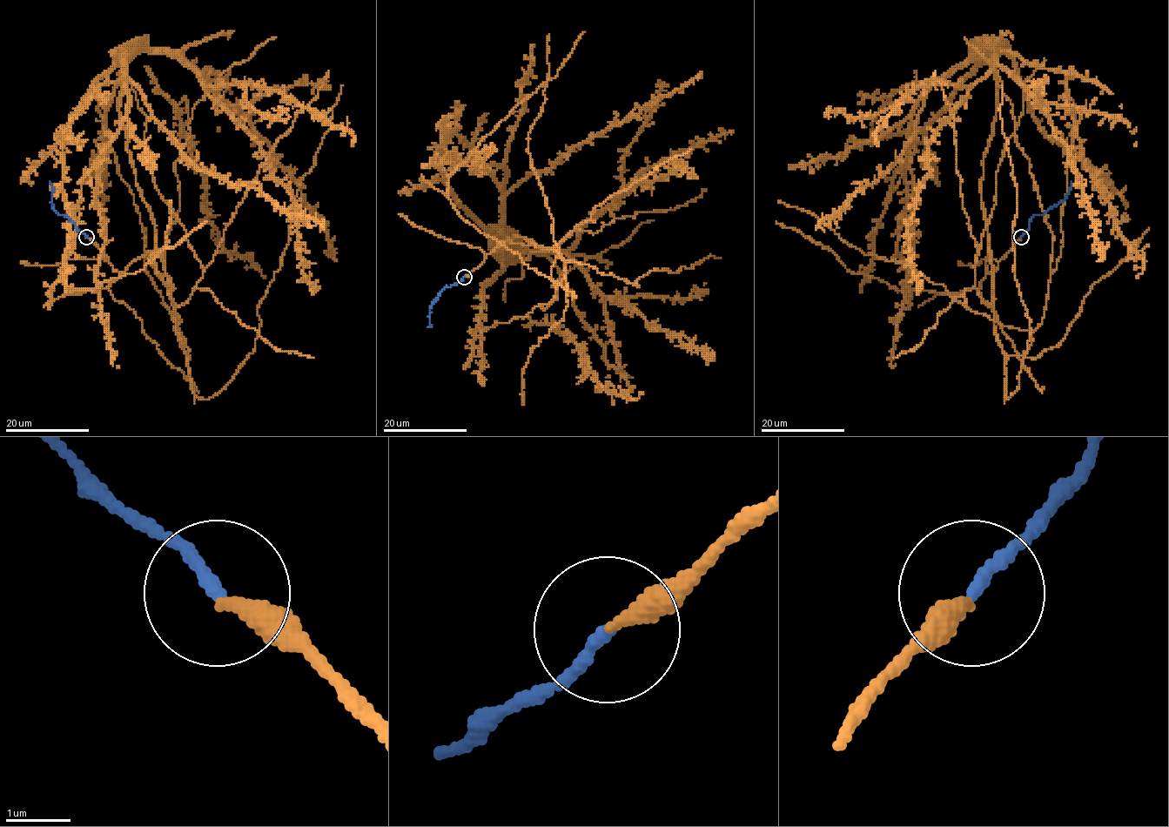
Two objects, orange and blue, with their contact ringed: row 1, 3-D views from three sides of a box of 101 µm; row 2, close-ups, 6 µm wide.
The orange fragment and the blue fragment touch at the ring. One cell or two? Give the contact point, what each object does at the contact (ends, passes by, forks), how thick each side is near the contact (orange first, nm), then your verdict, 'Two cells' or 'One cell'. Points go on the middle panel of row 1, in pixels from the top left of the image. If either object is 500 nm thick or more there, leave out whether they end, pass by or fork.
Place: (464, 277). At the ring orange ends. At the ring blue ends. Thickness 280 nm (orange) against 200 nm. One cell

